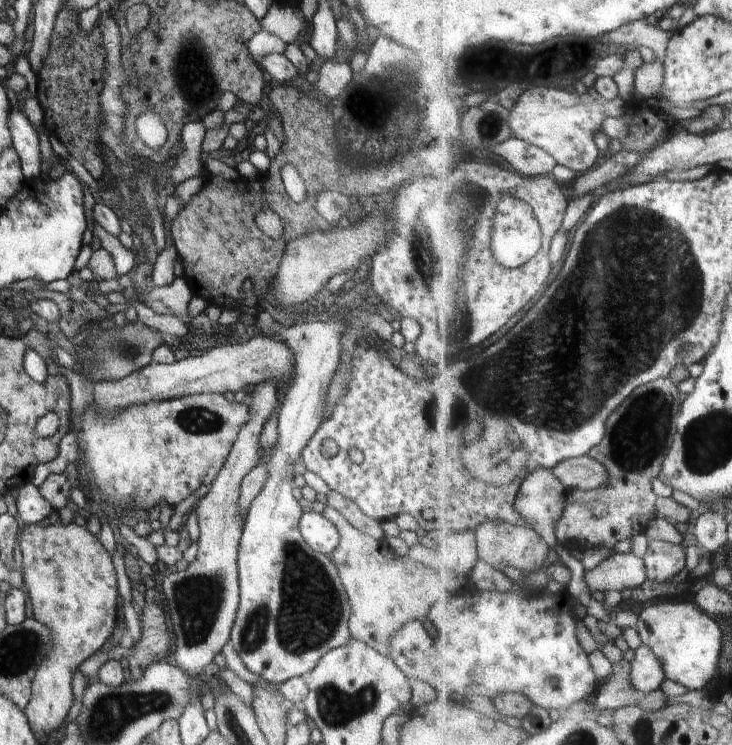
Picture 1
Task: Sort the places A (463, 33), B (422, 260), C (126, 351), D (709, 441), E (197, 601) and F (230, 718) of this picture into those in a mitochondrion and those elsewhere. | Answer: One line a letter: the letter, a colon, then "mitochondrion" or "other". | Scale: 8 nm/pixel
A: other
B: mitochondrion
C: mitochondrion
D: mitochondrion
E: mitochondrion
F: mitochondrion

